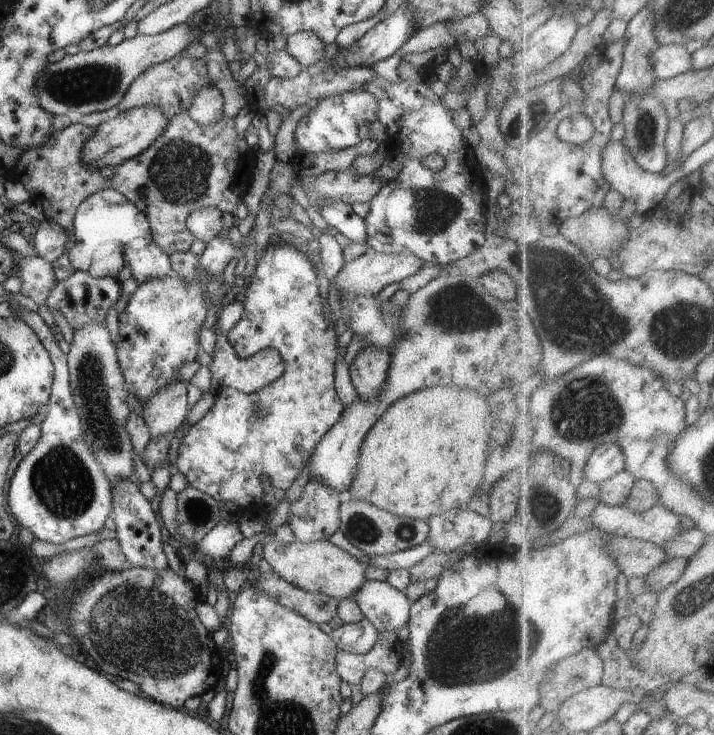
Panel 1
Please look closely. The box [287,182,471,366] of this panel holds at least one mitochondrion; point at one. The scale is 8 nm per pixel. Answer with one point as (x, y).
(429, 211)

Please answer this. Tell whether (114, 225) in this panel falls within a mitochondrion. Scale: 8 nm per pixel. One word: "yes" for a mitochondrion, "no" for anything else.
no

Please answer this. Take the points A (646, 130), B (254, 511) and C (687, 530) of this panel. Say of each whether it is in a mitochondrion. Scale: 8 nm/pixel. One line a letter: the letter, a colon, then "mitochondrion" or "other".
A: mitochondrion
B: other
C: other

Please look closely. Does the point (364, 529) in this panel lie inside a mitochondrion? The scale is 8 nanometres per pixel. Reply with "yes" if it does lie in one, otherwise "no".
yes

